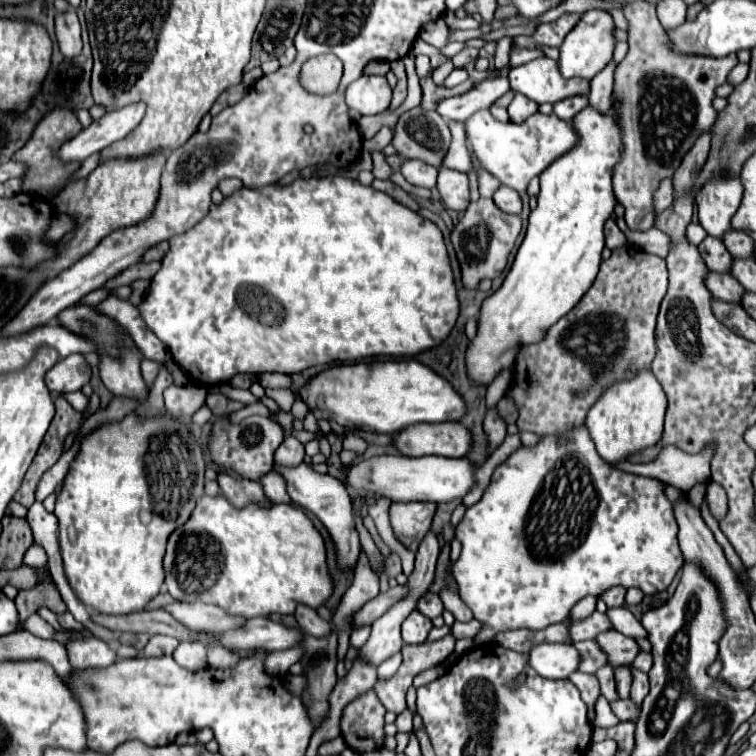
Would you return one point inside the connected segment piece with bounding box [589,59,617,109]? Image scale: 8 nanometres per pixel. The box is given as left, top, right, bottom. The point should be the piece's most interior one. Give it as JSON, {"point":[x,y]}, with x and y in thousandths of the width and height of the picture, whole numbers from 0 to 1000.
{"point":[794,120]}

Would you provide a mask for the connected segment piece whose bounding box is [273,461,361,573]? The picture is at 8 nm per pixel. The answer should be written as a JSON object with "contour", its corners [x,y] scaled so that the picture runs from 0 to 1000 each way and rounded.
{"contour":[[[398,612],[390,618],[380,618],[380,615],[361,615],[361,623],[369,626],[377,639],[380,639],[380,652],[385,657],[385,663],[396,671],[403,671],[406,676],[411,676],[435,702],[435,710],[443,721],[443,742],[448,747],[451,755],[464,758],[470,753],[475,729],[478,729],[478,718],[472,716],[472,702],[467,697],[467,671],[464,671],[464,660],[462,652],[454,642],[451,634],[438,631],[438,628],[425,628],[414,620],[411,612]]]}

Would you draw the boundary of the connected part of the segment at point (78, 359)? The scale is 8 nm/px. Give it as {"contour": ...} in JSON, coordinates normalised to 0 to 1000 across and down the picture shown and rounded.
{"contour":[[[91,470],[83,478],[75,478],[70,488],[62,491],[62,512],[67,517],[91,520],[104,517],[120,501],[120,485],[110,470]]]}

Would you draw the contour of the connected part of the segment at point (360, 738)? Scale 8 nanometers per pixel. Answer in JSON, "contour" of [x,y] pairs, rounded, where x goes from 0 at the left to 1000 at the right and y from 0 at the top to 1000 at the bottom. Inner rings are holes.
{"contour":[[[493,914],[475,919],[454,938],[451,972],[470,996],[499,993],[509,983],[509,938]]]}

